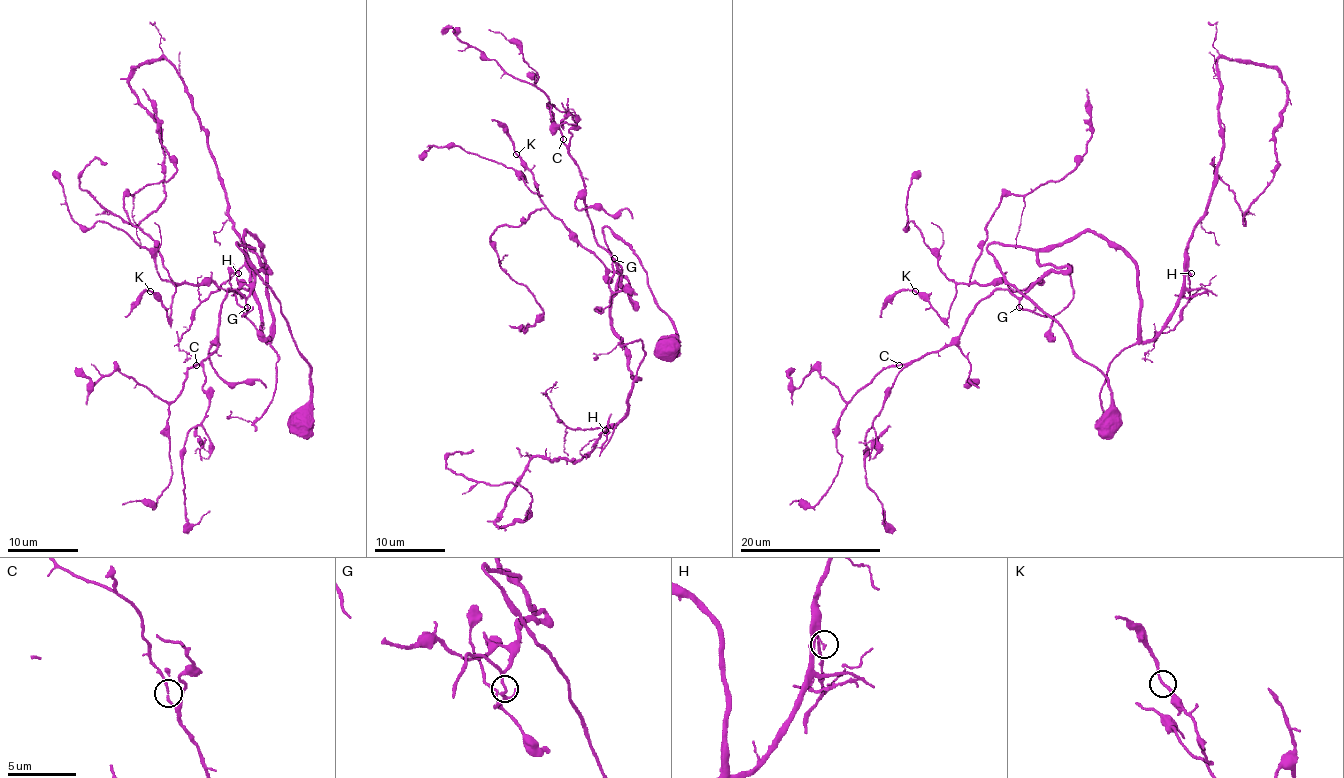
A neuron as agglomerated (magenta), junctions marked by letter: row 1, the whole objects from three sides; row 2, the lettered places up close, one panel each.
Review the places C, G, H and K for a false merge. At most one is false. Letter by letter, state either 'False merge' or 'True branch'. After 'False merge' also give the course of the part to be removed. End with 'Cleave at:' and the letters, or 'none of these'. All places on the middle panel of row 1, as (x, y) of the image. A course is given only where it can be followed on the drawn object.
C: True branch
G: True branch
H: True branch
K: True branch
Cleave at: none of these

